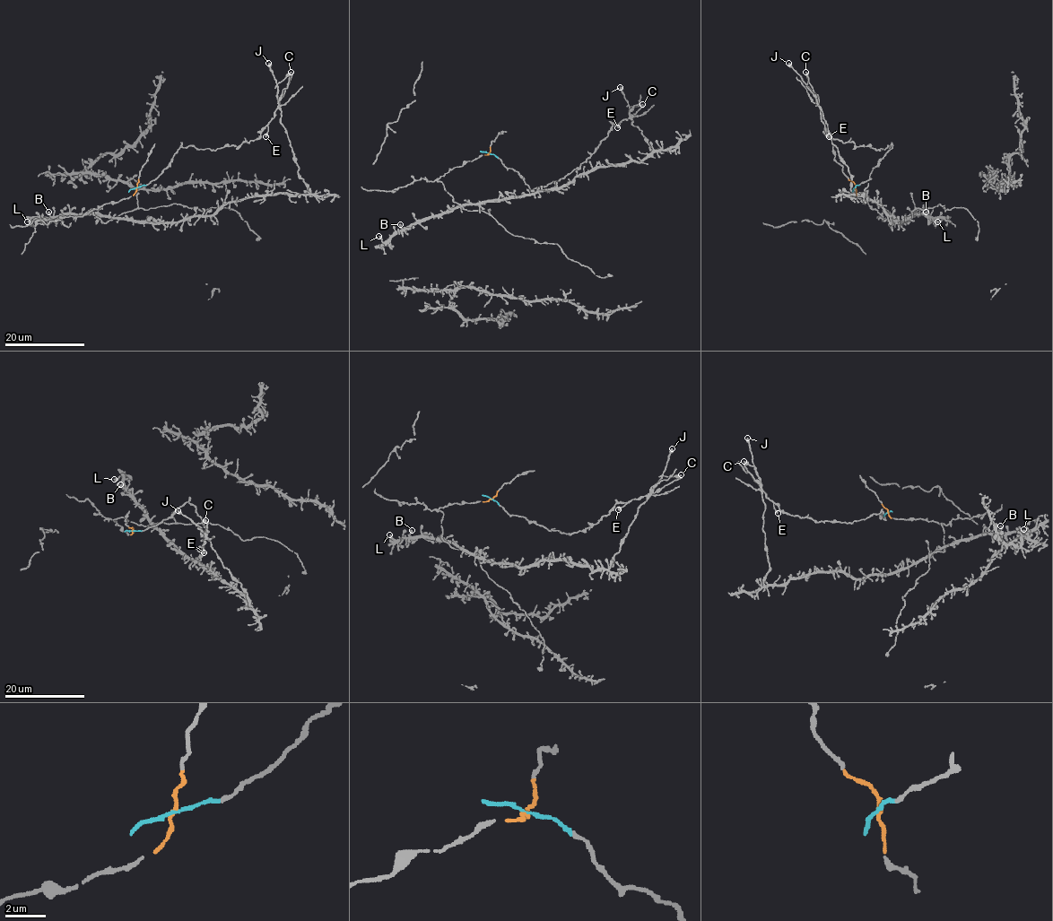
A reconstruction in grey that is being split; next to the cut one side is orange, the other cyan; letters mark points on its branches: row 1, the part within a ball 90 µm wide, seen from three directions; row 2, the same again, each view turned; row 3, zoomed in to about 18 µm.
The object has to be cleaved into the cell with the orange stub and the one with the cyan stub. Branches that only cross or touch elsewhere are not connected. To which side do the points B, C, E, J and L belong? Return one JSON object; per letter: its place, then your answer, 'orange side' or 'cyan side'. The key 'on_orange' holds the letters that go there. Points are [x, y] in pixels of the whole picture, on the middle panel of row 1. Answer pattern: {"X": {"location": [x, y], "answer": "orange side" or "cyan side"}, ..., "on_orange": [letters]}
{"B": {"location": [400, 224], "answer": "orange side"}, "C": {"location": [642, 104], "answer": "cyan side"}, "E": {"location": [617, 127], "answer": "cyan side"}, "J": {"location": [620, 87], "answer": "cyan side"}, "L": {"location": [378, 236], "answer": "orange side"}, "on_orange": ["B", "L"]}

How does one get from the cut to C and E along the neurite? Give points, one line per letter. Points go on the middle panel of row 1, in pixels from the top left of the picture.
C: (488, 153), (516, 171), (532, 191), (544, 186), (578, 169), (607, 135), (612, 125), (631, 117), (642, 104)
E: (488, 153), (516, 171), (532, 191), (578, 169), (607, 135), (613, 123), (619, 123), (617, 127)

